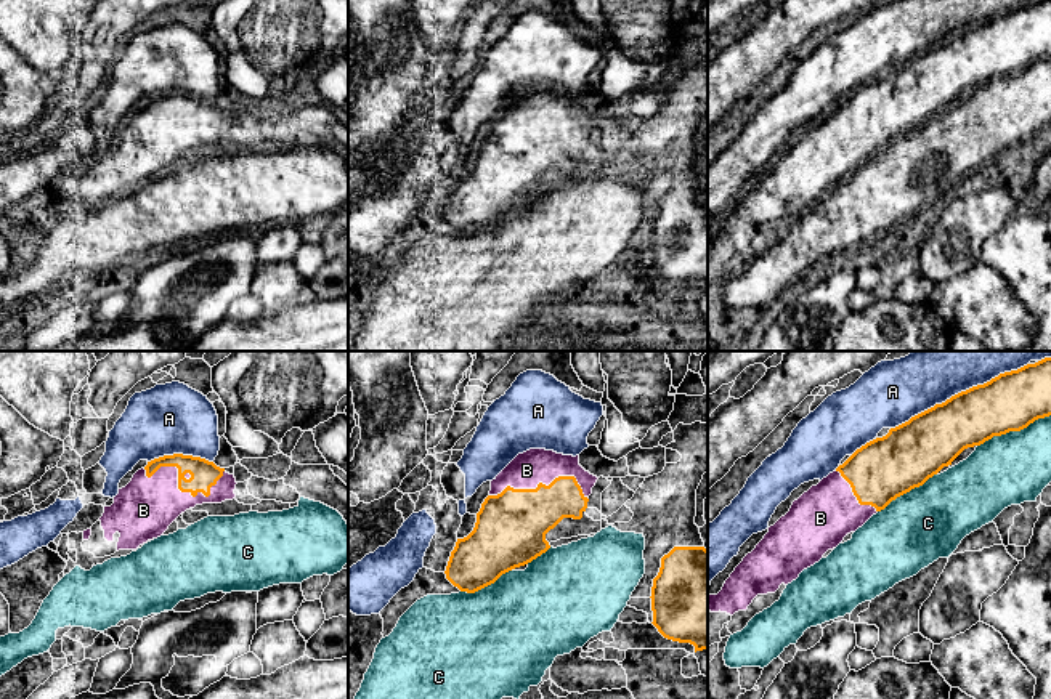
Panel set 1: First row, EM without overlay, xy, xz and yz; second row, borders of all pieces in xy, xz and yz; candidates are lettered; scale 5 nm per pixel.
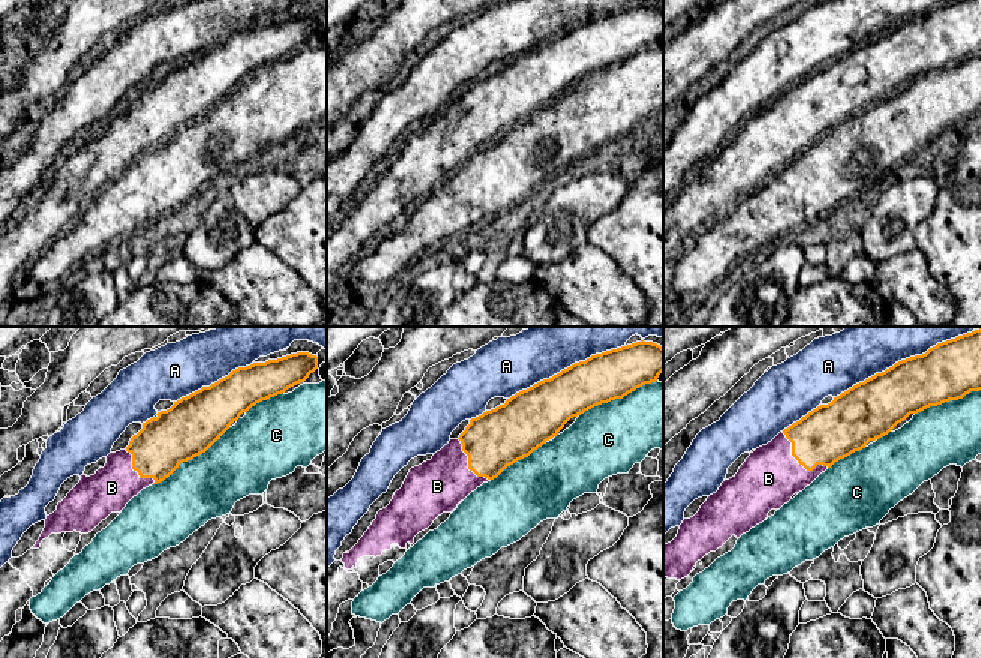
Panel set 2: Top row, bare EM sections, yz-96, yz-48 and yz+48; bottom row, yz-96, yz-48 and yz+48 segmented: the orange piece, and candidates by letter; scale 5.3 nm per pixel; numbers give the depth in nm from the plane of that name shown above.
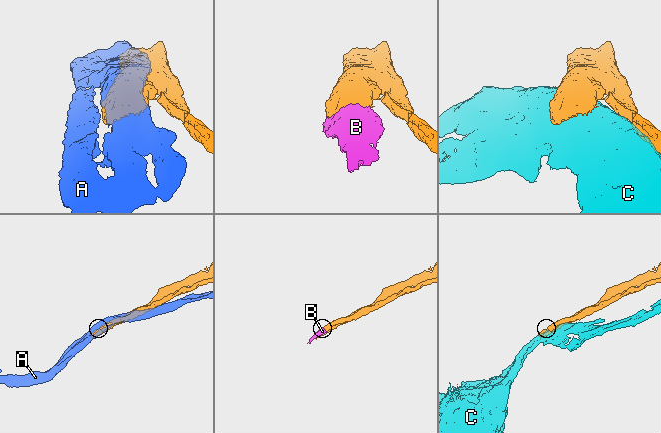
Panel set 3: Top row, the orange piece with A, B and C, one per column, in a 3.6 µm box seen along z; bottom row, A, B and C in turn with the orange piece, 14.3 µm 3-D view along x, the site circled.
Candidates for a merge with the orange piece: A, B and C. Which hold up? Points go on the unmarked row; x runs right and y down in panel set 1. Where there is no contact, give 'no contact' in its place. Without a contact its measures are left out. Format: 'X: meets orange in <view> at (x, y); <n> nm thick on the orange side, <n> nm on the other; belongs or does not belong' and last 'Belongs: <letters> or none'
A: meets orange in yz at (958, 34); 280 nm thick on the orange side, 280 nm on the other; does not belong
B: meets orange in xy at (178, 125); 140 nm thick on the orange side, 300 nm on the other; belongs
C: meets orange in yz at (1013, 71); 300 nm thick on the orange side, 360 nm on the other; does not belong
Belongs: B

